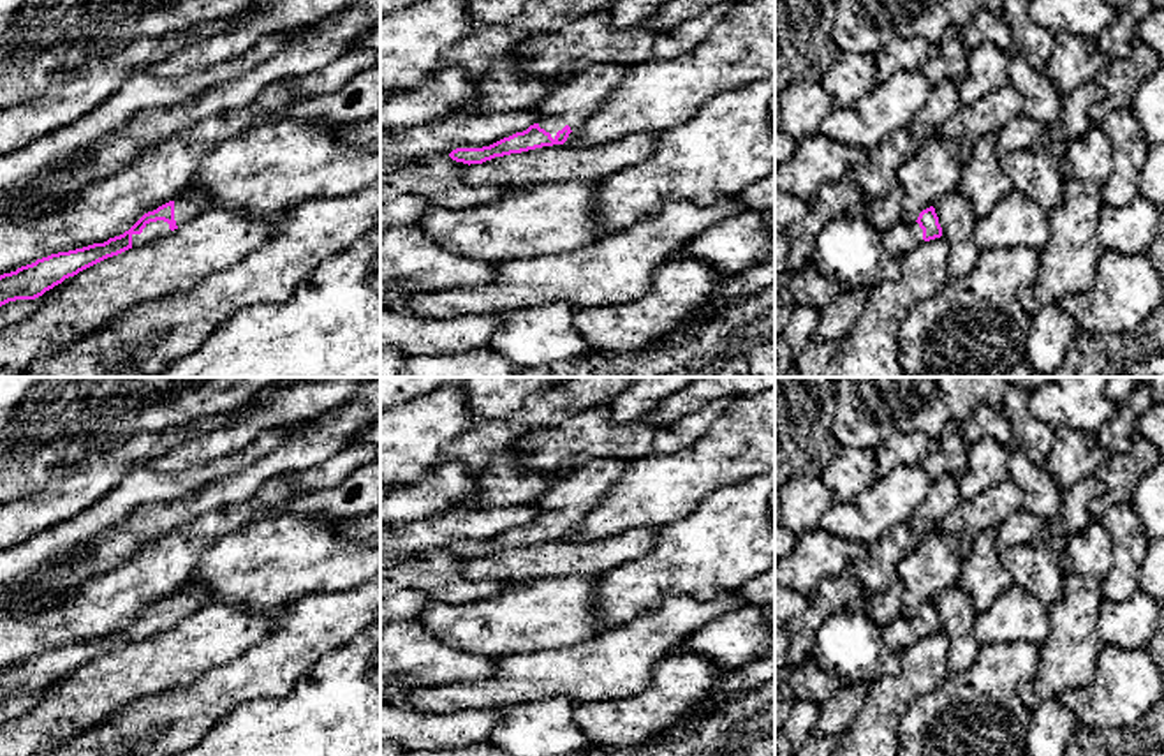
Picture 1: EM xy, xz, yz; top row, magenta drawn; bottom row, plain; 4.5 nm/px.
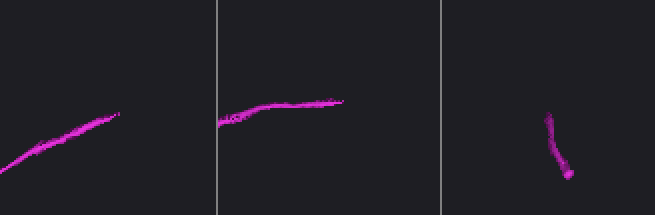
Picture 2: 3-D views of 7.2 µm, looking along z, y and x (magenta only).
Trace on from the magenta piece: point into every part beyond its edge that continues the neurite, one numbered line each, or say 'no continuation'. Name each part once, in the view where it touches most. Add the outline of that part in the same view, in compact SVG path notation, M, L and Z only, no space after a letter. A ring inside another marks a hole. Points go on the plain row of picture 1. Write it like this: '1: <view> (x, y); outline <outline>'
1: xy (157, 624); outline M164 615L150 617L146 619L141 629L132 629L132 643L160 634L167 631L169 627L171 624L167 617Z

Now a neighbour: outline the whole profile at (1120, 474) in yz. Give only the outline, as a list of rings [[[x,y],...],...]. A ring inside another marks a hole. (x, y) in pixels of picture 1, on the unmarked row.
[[[1139,432],[1131,437],[1131,449],[1111,453],[1095,476],[1115,502],[1131,500],[1141,478],[1160,460],[1157,448]]]

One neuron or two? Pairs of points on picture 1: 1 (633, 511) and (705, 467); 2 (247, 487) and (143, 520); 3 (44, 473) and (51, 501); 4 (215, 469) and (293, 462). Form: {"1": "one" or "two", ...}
{"1": "one", "2": "one", "3": "two", "4": "two"}

